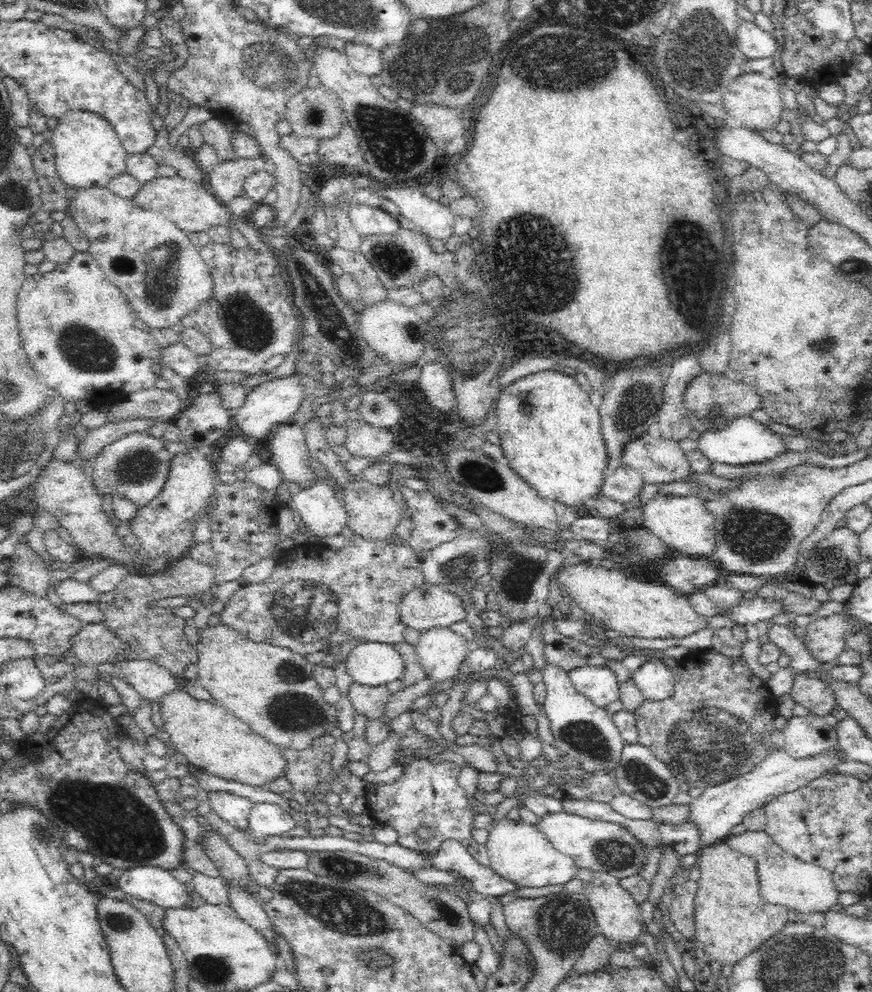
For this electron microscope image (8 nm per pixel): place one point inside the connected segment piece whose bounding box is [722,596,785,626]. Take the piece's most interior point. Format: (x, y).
(750, 611)

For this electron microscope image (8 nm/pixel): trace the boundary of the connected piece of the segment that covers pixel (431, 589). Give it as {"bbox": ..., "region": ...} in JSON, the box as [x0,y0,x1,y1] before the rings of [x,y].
{"bbox":[400,582,465,634],"region":[[[423,582],[404,595],[400,602],[400,619],[405,628],[412,627],[421,634],[432,628],[450,627],[465,620],[462,601],[444,585]]]}

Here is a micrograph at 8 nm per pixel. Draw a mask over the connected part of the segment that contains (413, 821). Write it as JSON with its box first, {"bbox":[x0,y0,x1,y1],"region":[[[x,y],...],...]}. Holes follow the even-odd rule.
{"bbox":[364,759,490,867],"region":[[[424,759],[413,761],[395,782],[367,783],[364,794],[367,812],[378,825],[394,828],[398,833],[397,843],[408,850],[432,854],[445,840],[450,839],[462,843],[480,864],[490,867],[487,848],[472,838],[472,823],[476,813],[470,808],[464,789],[458,785],[460,771],[458,765],[446,761],[440,764],[432,764]],[[420,827],[432,829],[430,840],[417,840]]]}

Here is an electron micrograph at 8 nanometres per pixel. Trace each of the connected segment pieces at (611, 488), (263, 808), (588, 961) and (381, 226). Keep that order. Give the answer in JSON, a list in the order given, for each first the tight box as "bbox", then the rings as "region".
[{"bbox":[601,462,644,504],"region":[[[621,462],[613,474],[605,478],[601,494],[626,504],[641,492],[644,485],[643,476],[636,469]]]},{"bbox":[248,802,298,836],"region":[[[265,802],[253,803],[248,820],[249,829],[259,836],[286,836],[288,830],[298,826],[282,807]]]},{"bbox":[571,934,616,975],"region":[[[601,934],[594,935],[586,948],[582,951],[580,958],[576,960],[571,968],[571,975],[588,974],[594,970],[600,970],[610,960],[610,954],[616,949],[616,944]]]},{"bbox":[349,200,400,238],"region":[[[356,200],[352,201],[349,206],[349,217],[353,227],[362,238],[366,235],[394,234],[394,231],[400,227],[397,218],[381,208],[359,204]]]}]

